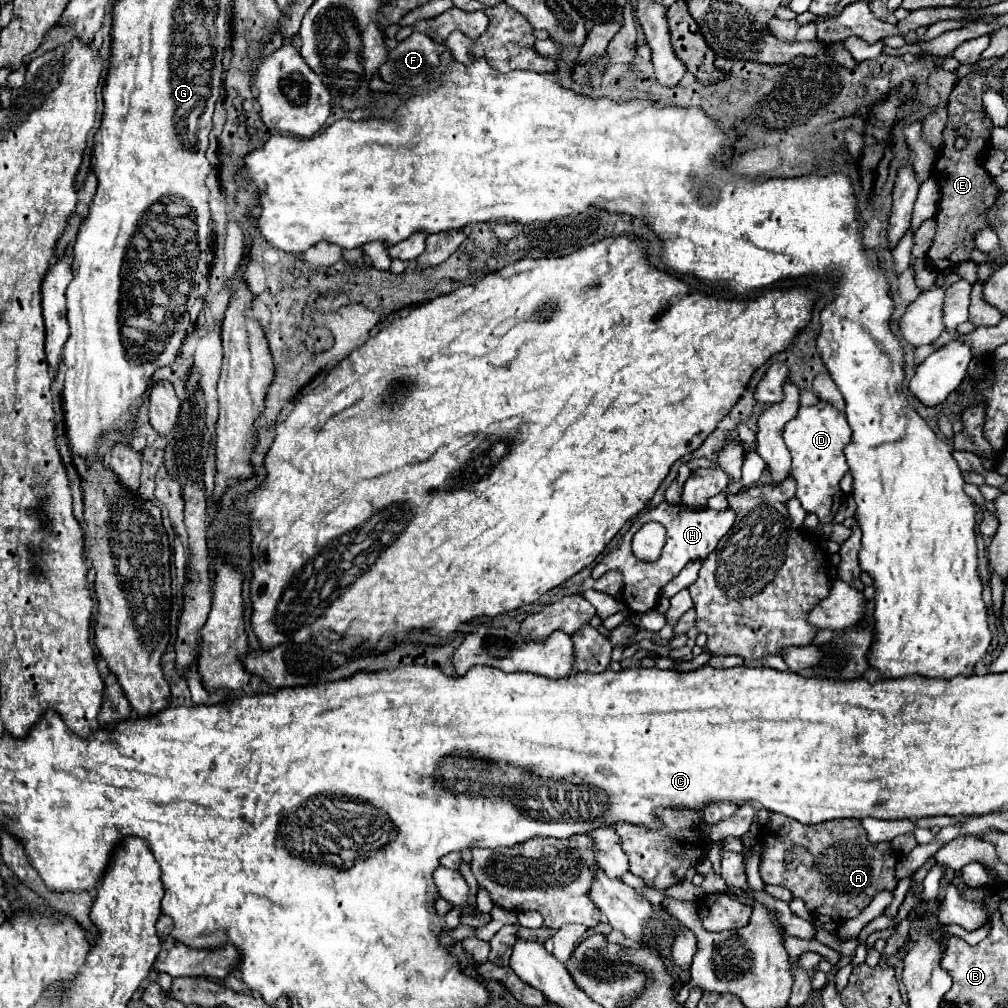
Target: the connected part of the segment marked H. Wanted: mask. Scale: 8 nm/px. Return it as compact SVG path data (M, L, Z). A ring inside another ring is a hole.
M662 502L660 506L656 506L654 510L648 510L644 514L640 514L636 518L636 522L632 524L632 528L624 534L620 547L614 548L610 552L613 558L608 558L608 554L592 570L591 577L594 580L600 578L605 572L610 570L620 570L624 574L624 592L622 592L622 600L624 604L632 610L632 612L648 612L658 604L658 598L662 594L662 588L692 560L704 560L718 544L718 540L732 528L734 524L734 512L728 508L724 512L714 512L714 510L690 510L686 506L674 506L674 504L666 504ZM646 522L660 522L666 528L666 544L664 550L660 554L660 558L656 562L644 562L644 560L636 560L632 553L631 541L636 530L640 530Z

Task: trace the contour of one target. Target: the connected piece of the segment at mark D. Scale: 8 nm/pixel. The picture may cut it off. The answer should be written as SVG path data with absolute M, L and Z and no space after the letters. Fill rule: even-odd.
M818 400L814 406L802 406L784 428L784 442L792 454L790 476L796 478L796 498L802 502L806 512L814 512L820 518L820 524L826 524L834 518L840 508L842 490L840 480L848 472L844 446L850 442L850 428L846 416L832 404Z

